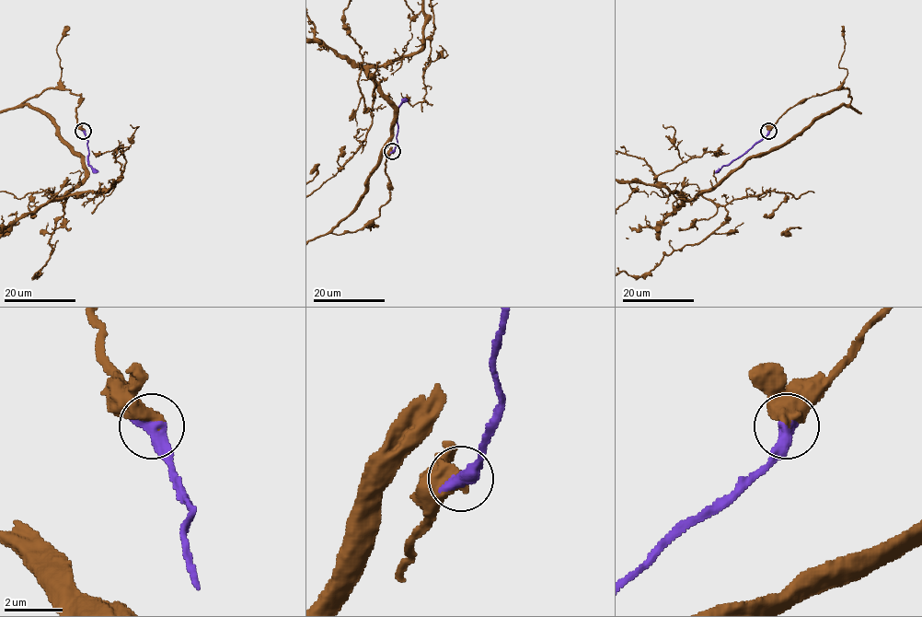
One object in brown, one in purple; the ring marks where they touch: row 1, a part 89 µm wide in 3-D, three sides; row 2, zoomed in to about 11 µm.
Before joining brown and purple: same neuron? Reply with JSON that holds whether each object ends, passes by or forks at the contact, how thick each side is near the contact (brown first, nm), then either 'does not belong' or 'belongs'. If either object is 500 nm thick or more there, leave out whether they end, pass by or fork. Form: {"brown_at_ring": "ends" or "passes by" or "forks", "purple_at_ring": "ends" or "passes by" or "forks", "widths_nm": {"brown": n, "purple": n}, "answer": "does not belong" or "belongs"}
{"widths_nm": {"brown": 650, "purple": 550}, "answer": "belongs"}

